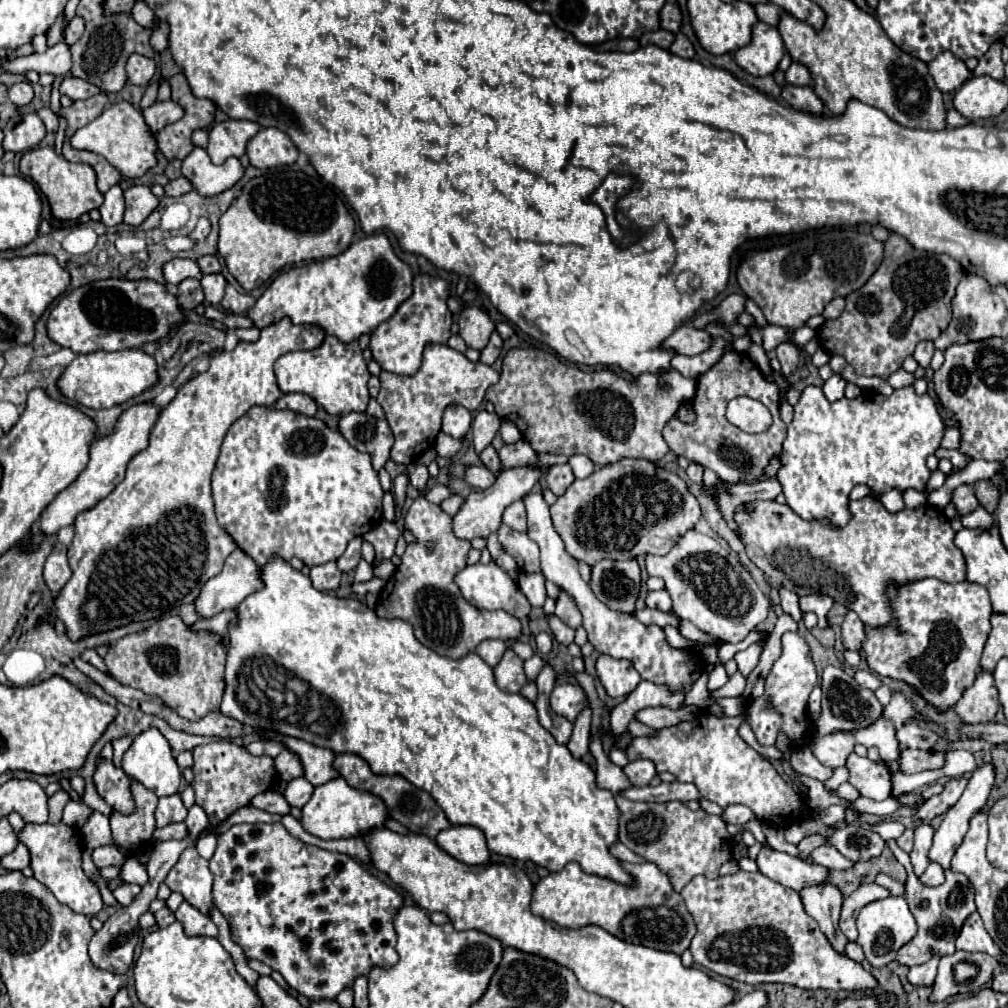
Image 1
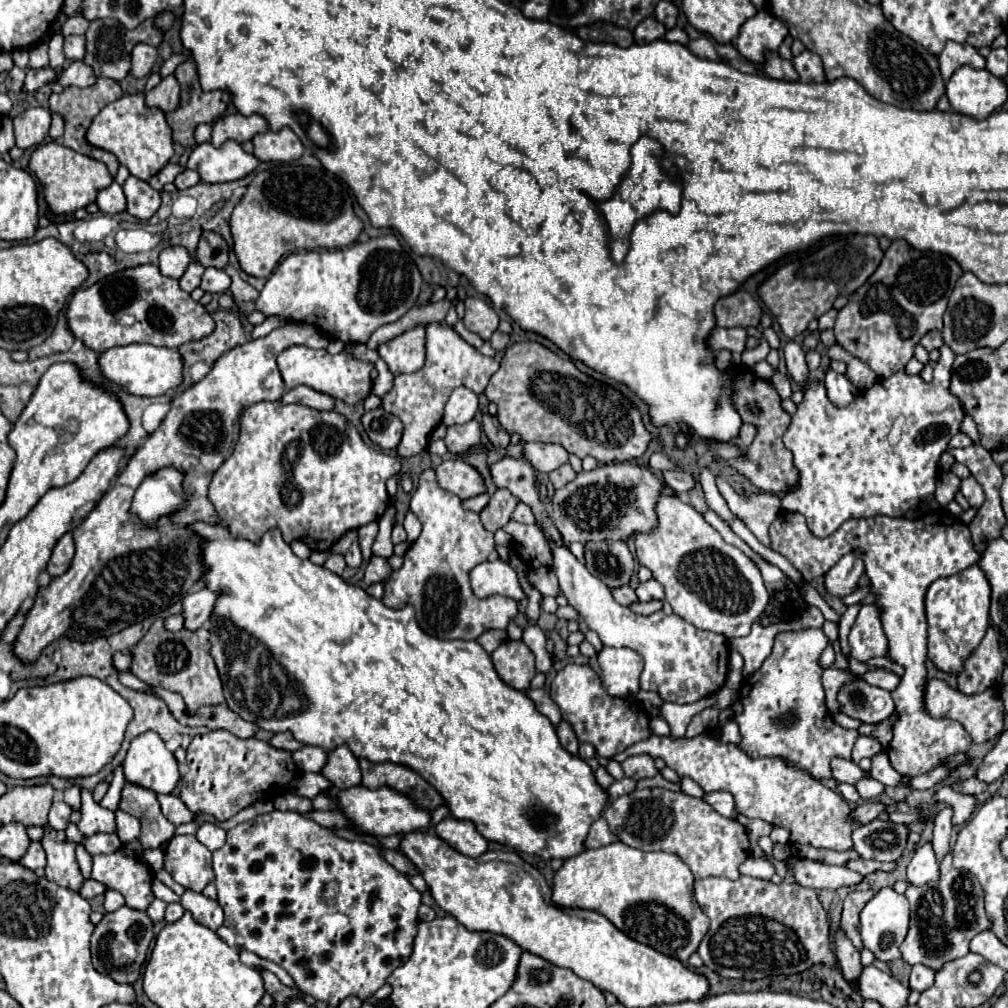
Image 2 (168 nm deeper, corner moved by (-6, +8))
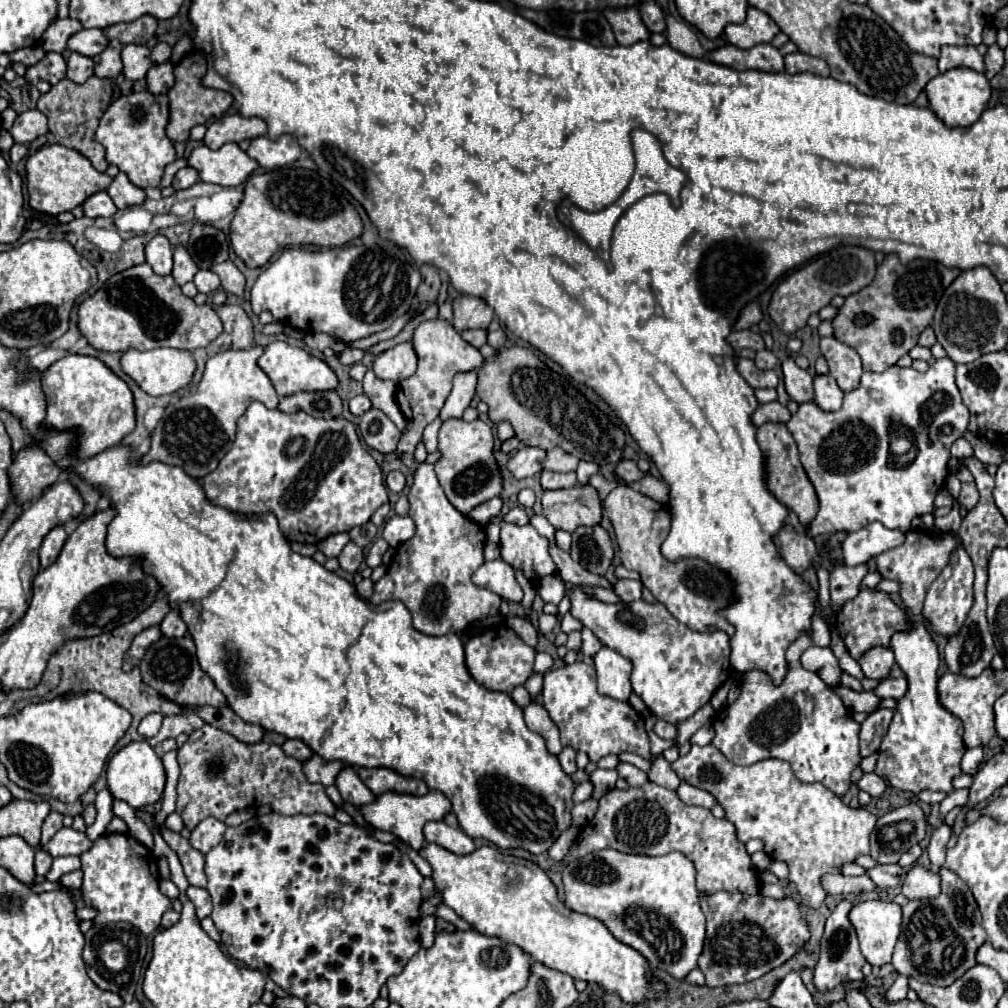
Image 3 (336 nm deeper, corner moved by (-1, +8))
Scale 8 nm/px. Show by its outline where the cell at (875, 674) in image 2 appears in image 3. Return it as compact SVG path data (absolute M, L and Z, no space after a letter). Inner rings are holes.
M890 678L890 680L882 680L878 684L878 688L874 690L876 696L880 698L894 698L894 700L900 700L908 690L908 682L906 678Z

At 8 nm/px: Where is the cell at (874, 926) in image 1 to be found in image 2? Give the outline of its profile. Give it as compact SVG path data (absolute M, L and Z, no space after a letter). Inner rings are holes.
M881 888L861 912L861 936L863 946L869 948L877 960L891 962L901 958L899 946L905 940L909 930L909 900L903 894L897 894L893 888Z

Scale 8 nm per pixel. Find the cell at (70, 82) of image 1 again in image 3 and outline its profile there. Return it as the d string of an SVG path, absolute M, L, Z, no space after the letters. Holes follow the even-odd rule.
M72 52L72 56L68 58L66 78L76 84L84 84L92 74L94 74L94 60L90 56L82 56L78 52Z

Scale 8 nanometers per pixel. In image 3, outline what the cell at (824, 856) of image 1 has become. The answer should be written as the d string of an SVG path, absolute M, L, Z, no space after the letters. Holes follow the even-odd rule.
M888 864L888 866L876 866L868 870L868 876L874 880L878 888L890 888L898 886L902 878L902 868L898 864Z

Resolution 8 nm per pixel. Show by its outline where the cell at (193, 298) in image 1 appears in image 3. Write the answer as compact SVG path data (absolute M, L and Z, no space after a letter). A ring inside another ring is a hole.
M176 246L174 248L174 268L172 268L172 276L174 276L176 284L184 286L186 282L190 282L194 278L196 272L198 272L198 266L194 264L194 260L186 252L186 248Z

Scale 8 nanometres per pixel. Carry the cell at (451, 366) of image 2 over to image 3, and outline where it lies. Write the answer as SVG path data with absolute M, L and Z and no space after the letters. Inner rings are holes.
M442 318L420 322L418 328L414 330L412 346L418 356L418 370L414 376L410 376L408 380L398 384L398 394L396 394L398 406L406 418L406 424L408 424L408 432L400 438L398 452L414 452L416 450L416 446L422 440L424 426L438 418L438 412L444 406L446 396L452 390L454 374L480 368L484 362L480 350L466 344L466 340L462 340L462 336L454 330L454 326Z

